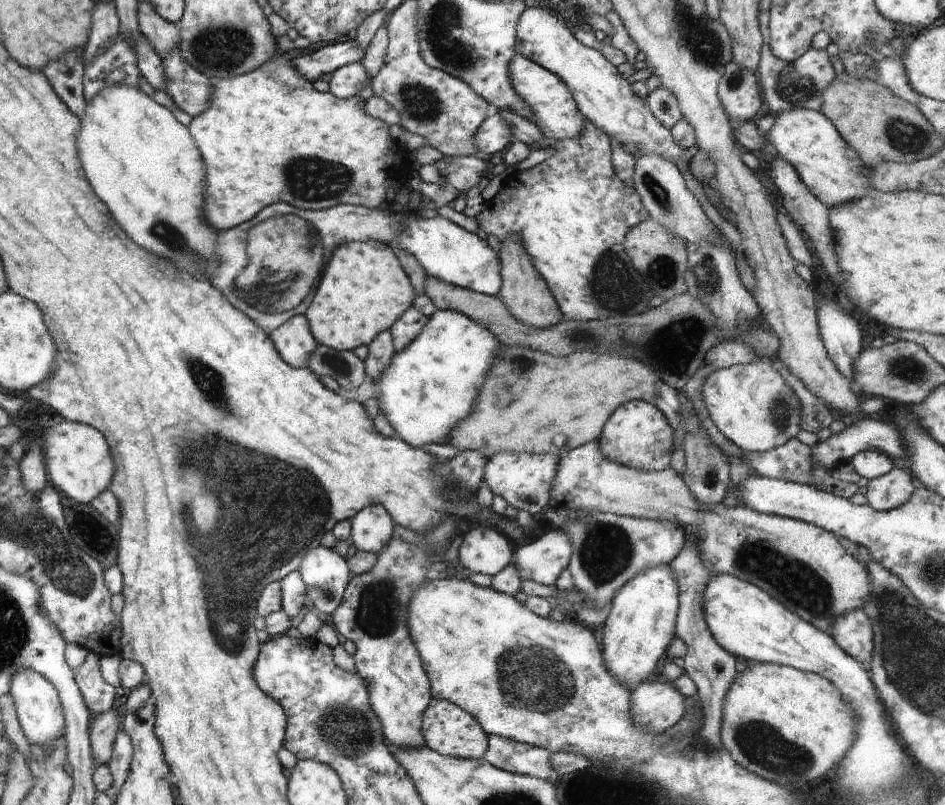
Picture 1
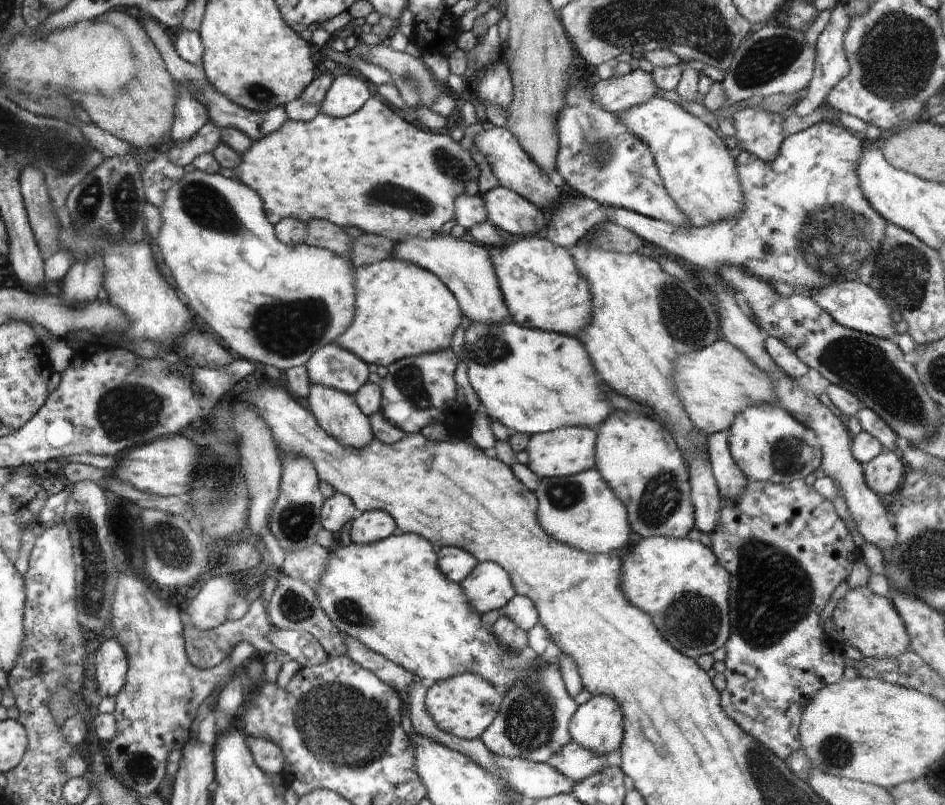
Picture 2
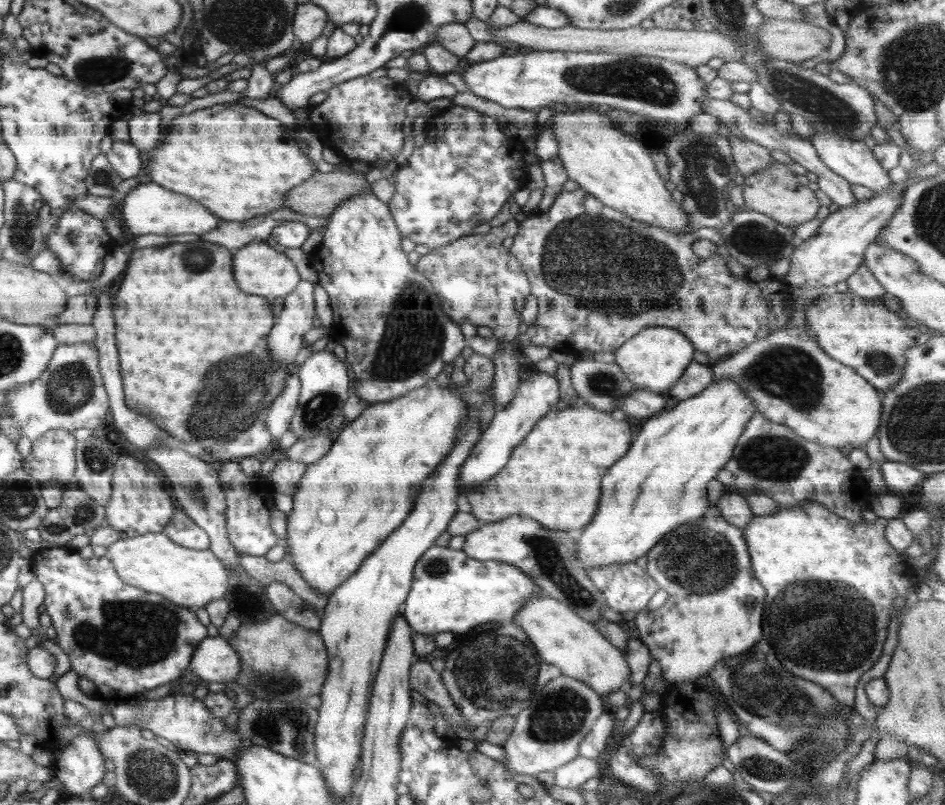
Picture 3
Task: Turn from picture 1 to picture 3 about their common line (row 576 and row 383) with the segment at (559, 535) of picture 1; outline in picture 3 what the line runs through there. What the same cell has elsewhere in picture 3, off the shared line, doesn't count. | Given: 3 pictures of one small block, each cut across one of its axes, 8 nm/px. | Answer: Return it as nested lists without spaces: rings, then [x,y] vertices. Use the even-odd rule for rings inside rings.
[[[530,371],[528,379],[521,381],[518,391],[514,394],[514,399],[506,407],[496,408],[492,422],[489,422],[488,428],[481,434],[468,458],[459,468],[460,493],[473,490],[473,486],[490,480],[504,468],[512,451],[531,432],[535,423],[560,402],[558,384],[558,379],[554,375],[542,371],[536,373]]]

